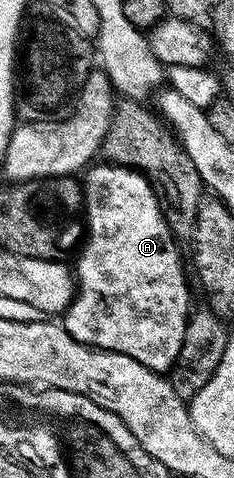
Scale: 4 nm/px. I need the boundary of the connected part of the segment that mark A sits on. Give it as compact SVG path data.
M109 162L98 163L91 163L85 169L86 181L80 184L84 239L77 249L78 261L72 264L76 295L66 307L64 327L72 338L76 338L76 342L87 344L89 348L119 352L128 358L136 358L136 362L156 373L166 374L173 368L180 346L184 346L184 330L192 311L190 288L186 285L186 272L182 269L182 256L178 253L179 241L170 230L154 187L141 172Z

